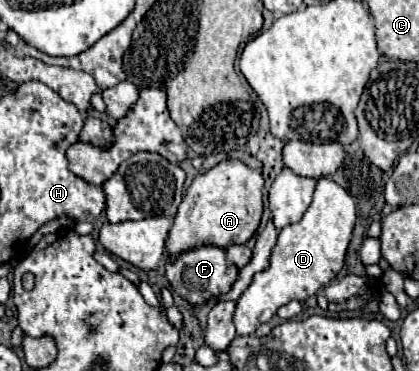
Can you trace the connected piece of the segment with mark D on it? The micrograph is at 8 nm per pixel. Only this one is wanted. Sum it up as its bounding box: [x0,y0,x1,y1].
[233,177,355,335]

